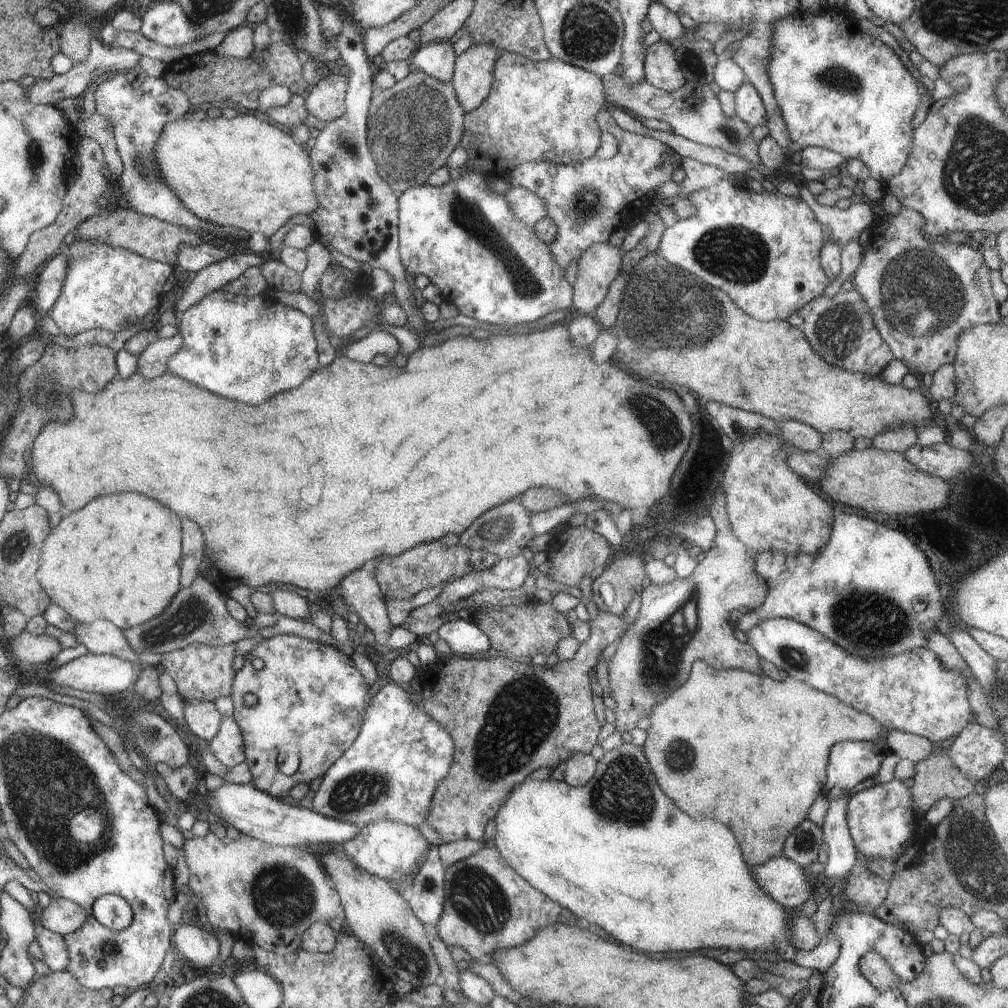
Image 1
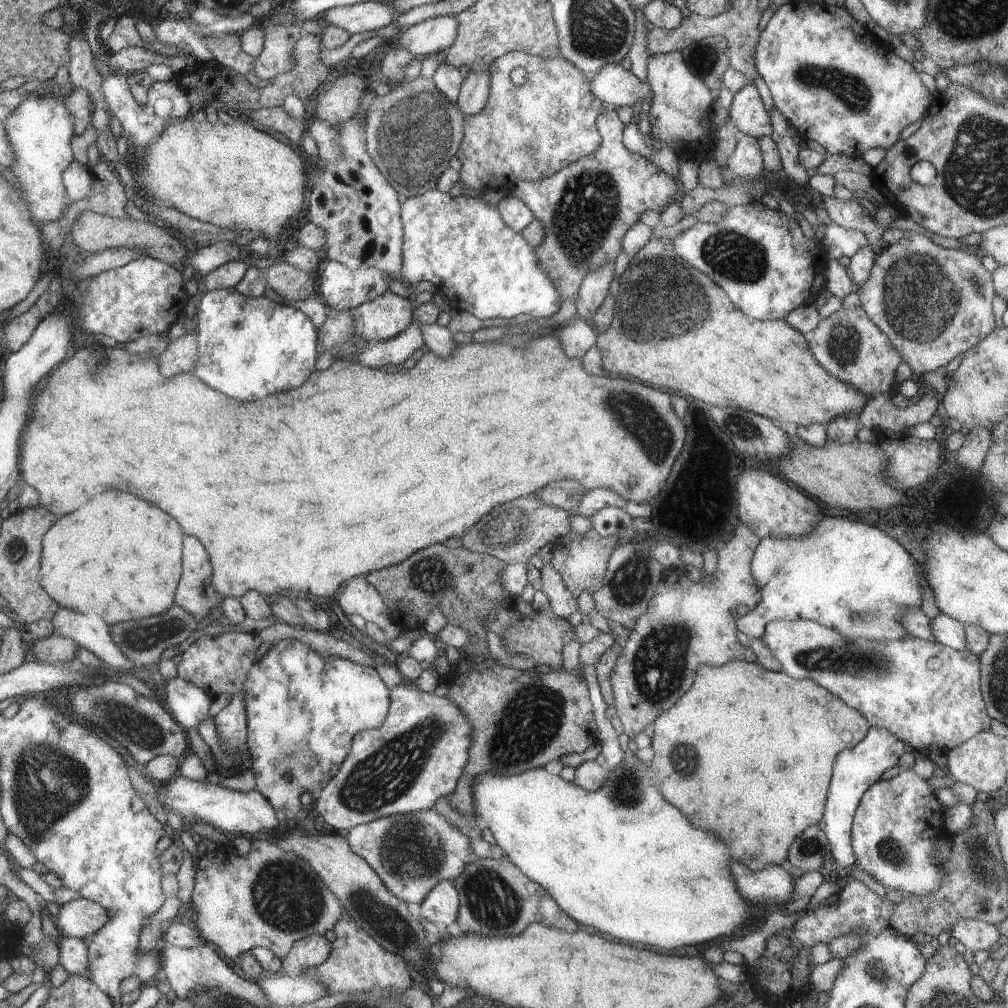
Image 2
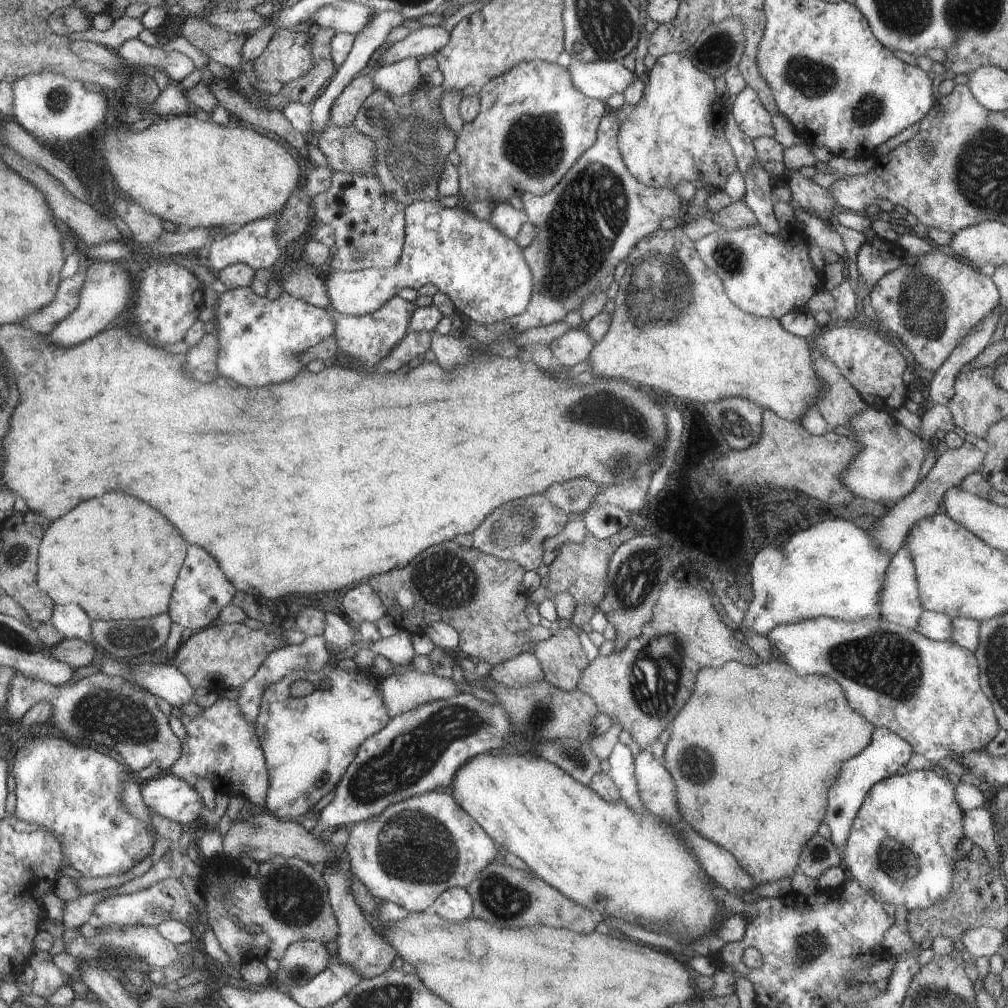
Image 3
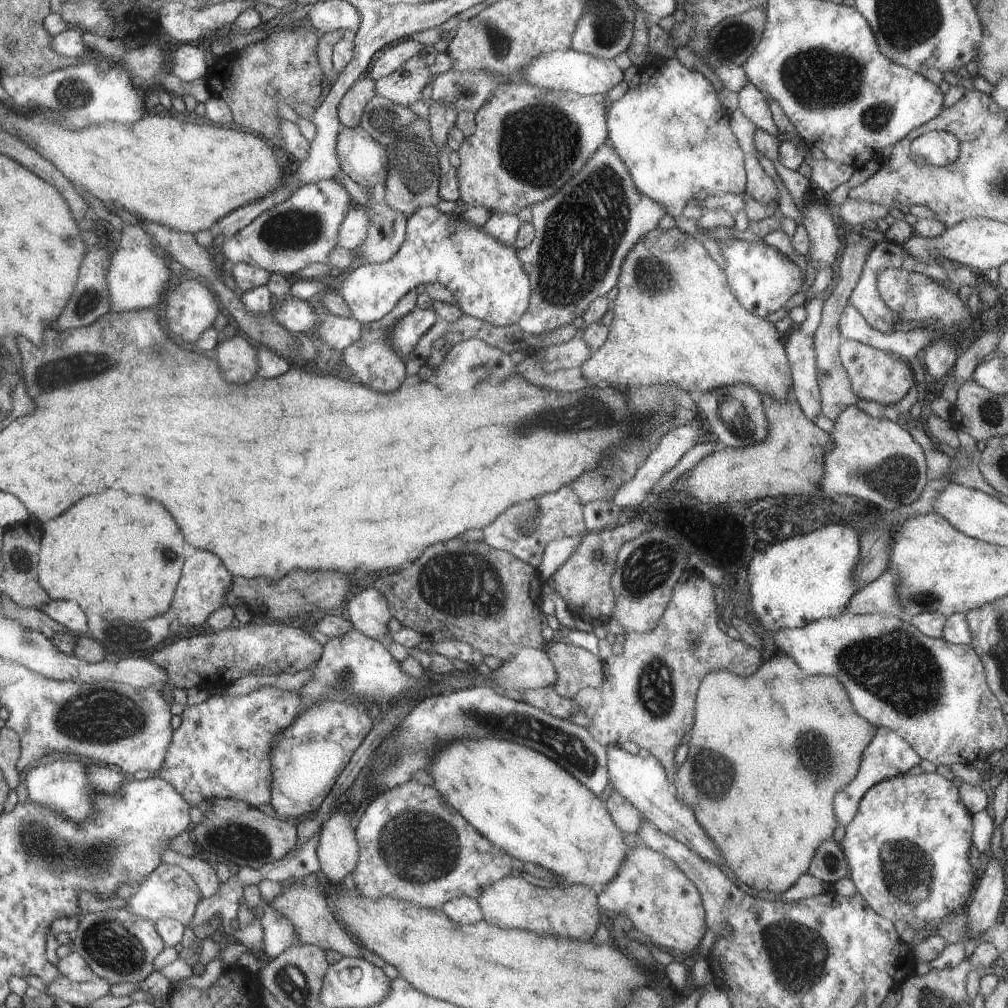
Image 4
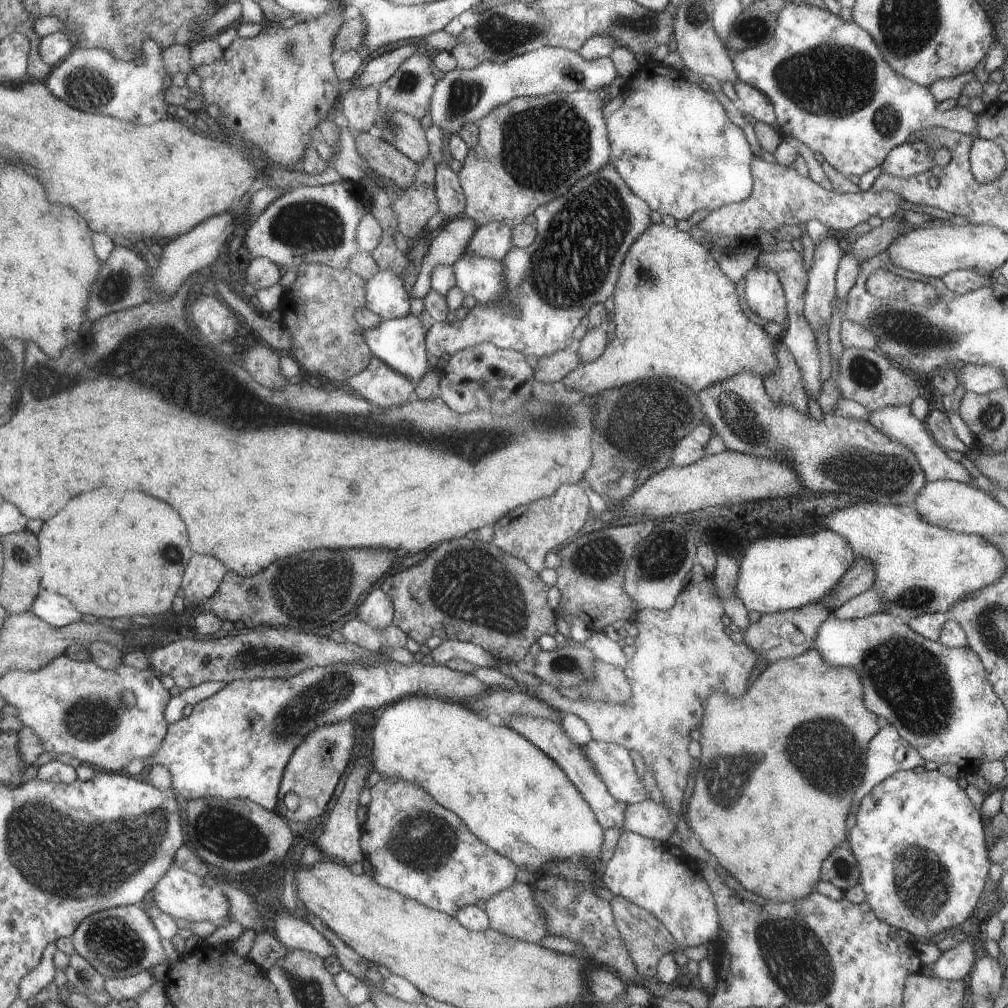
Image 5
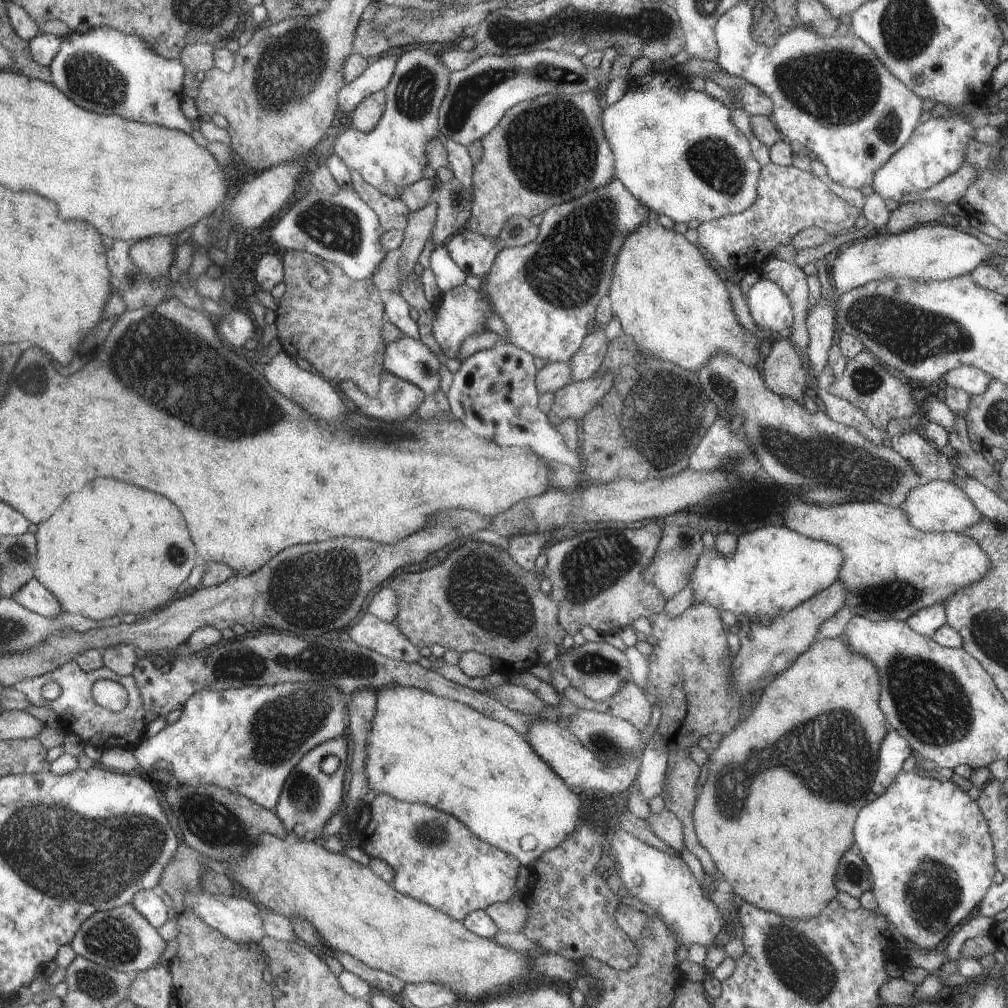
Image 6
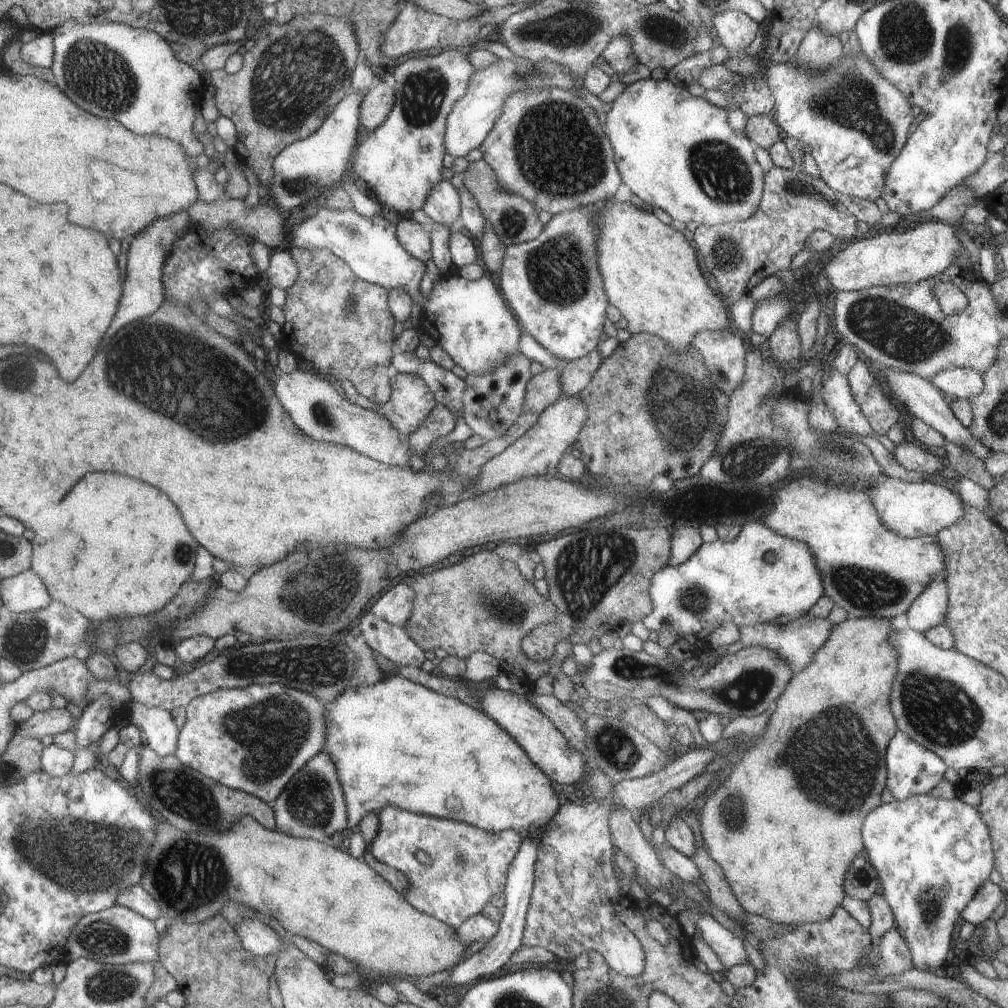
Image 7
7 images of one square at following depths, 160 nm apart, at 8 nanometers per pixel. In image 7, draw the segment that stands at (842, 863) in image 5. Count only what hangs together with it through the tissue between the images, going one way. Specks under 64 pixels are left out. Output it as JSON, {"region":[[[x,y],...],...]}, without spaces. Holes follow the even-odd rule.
{"region":[[[866,856],[858,857],[850,863],[845,876],[845,891],[854,898],[869,901],[880,891],[877,870]]]}

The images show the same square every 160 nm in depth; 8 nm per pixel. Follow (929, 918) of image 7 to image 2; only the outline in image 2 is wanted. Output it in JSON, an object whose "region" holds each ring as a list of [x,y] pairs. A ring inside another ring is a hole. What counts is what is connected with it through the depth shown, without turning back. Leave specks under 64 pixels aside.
{"region":[[[902,770],[891,780],[877,781],[864,792],[853,819],[851,846],[856,858],[856,867],[868,872],[884,887],[902,890],[906,897],[936,893],[944,878],[942,864],[934,862],[934,850],[939,840],[940,828],[945,827],[945,808],[936,800],[934,788],[926,781],[914,770]]]}

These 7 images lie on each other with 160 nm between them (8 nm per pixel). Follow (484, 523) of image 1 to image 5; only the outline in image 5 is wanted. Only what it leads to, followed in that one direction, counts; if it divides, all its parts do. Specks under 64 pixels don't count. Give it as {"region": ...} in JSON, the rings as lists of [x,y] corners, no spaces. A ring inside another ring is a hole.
{"region":[[[580,483],[562,485],[553,495],[535,500],[529,505],[518,507],[494,524],[494,540],[505,553],[524,561],[534,572],[546,568],[545,558],[550,552],[556,552],[560,544],[564,544],[570,536],[576,534],[586,520],[591,517],[592,510],[589,498]]]}

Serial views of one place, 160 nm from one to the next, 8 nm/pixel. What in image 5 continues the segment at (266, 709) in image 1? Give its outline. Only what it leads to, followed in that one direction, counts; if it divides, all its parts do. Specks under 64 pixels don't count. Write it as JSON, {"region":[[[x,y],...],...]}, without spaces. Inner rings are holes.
{"region":[[[352,720],[336,721],[335,723],[318,727],[298,745],[294,751],[294,760],[290,760],[290,768],[285,768],[286,780],[282,783],[282,798],[288,792],[298,794],[299,804],[296,810],[290,810],[282,801],[282,808],[277,812],[285,817],[287,822],[313,822],[326,812],[326,806],[340,782],[340,776],[348,768],[352,760],[352,748],[356,744],[357,722]]]}

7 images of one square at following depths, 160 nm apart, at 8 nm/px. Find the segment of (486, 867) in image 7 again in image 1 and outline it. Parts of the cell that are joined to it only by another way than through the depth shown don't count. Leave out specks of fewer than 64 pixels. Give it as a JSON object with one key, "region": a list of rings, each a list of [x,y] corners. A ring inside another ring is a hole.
{"region":[[[378,821],[360,826],[360,834],[342,843],[344,851],[362,870],[390,882],[417,875],[429,855],[430,844],[417,827],[403,822]]]}

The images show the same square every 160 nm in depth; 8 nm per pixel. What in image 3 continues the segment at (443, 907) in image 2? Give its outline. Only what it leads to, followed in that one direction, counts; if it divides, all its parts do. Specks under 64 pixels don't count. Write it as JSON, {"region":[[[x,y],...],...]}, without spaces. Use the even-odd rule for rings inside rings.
{"region":[[[452,887],[442,892],[434,910],[442,918],[449,921],[462,922],[473,916],[473,900],[466,889]]]}

